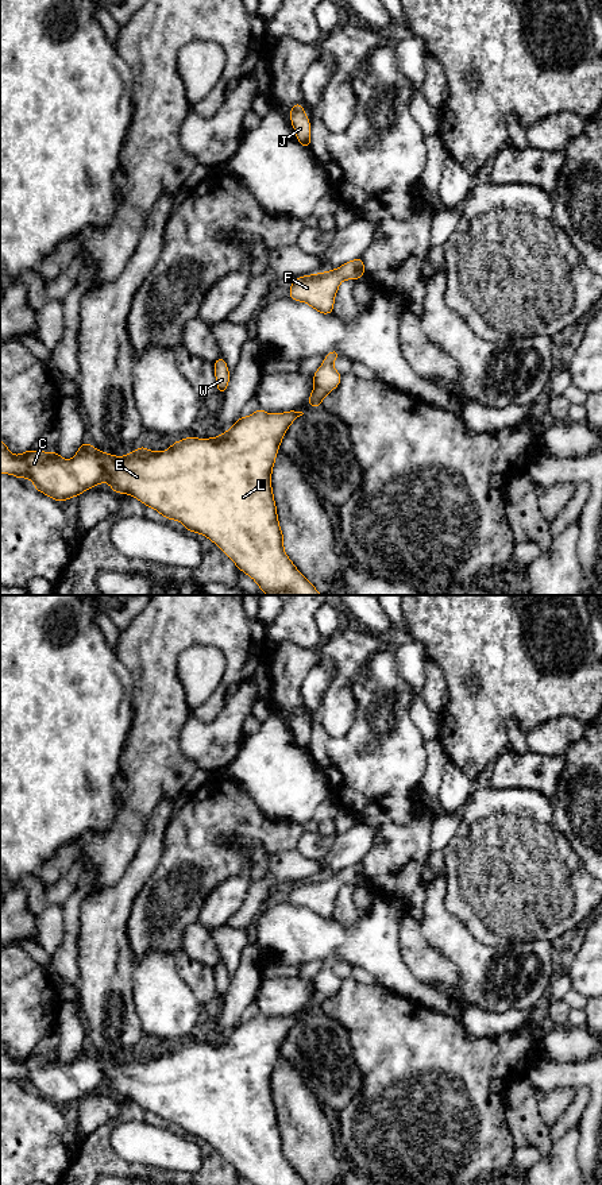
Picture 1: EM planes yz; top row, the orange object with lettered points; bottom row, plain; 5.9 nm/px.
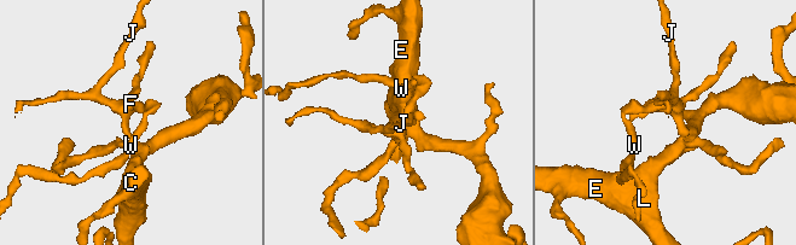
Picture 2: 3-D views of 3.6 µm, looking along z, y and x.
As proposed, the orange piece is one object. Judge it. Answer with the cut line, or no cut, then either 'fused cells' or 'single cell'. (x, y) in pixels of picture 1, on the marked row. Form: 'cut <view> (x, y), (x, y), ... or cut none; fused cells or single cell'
cut none; single cell

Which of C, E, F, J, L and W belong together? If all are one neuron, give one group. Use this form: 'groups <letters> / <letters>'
groups C E F J L W

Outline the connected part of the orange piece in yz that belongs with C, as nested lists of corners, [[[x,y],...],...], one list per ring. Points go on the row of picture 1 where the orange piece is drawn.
[[[259,408],[254,414],[239,418],[224,435],[217,437],[186,437],[173,443],[169,449],[162,452],[151,452],[143,445],[127,456],[108,455],[89,445],[86,440],[72,460],[63,460],[58,451],[47,453],[28,449],[15,456],[8,451],[4,440],[0,440],[0,472],[15,475],[19,479],[28,476],[38,491],[59,502],[78,497],[105,480],[116,494],[130,494],[163,517],[182,522],[186,530],[207,536],[234,560],[240,571],[250,575],[266,595],[321,595],[283,551],[283,534],[279,529],[271,490],[271,470],[278,447],[289,425],[302,414],[298,410],[269,414]]]

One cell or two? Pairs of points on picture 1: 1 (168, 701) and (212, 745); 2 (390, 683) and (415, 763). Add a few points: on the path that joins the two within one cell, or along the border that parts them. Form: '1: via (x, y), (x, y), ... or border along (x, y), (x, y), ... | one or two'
1: border along (219, 711), (208, 722), (188, 718), (181, 751) | two
2: via (401, 701), (401, 742) | one

